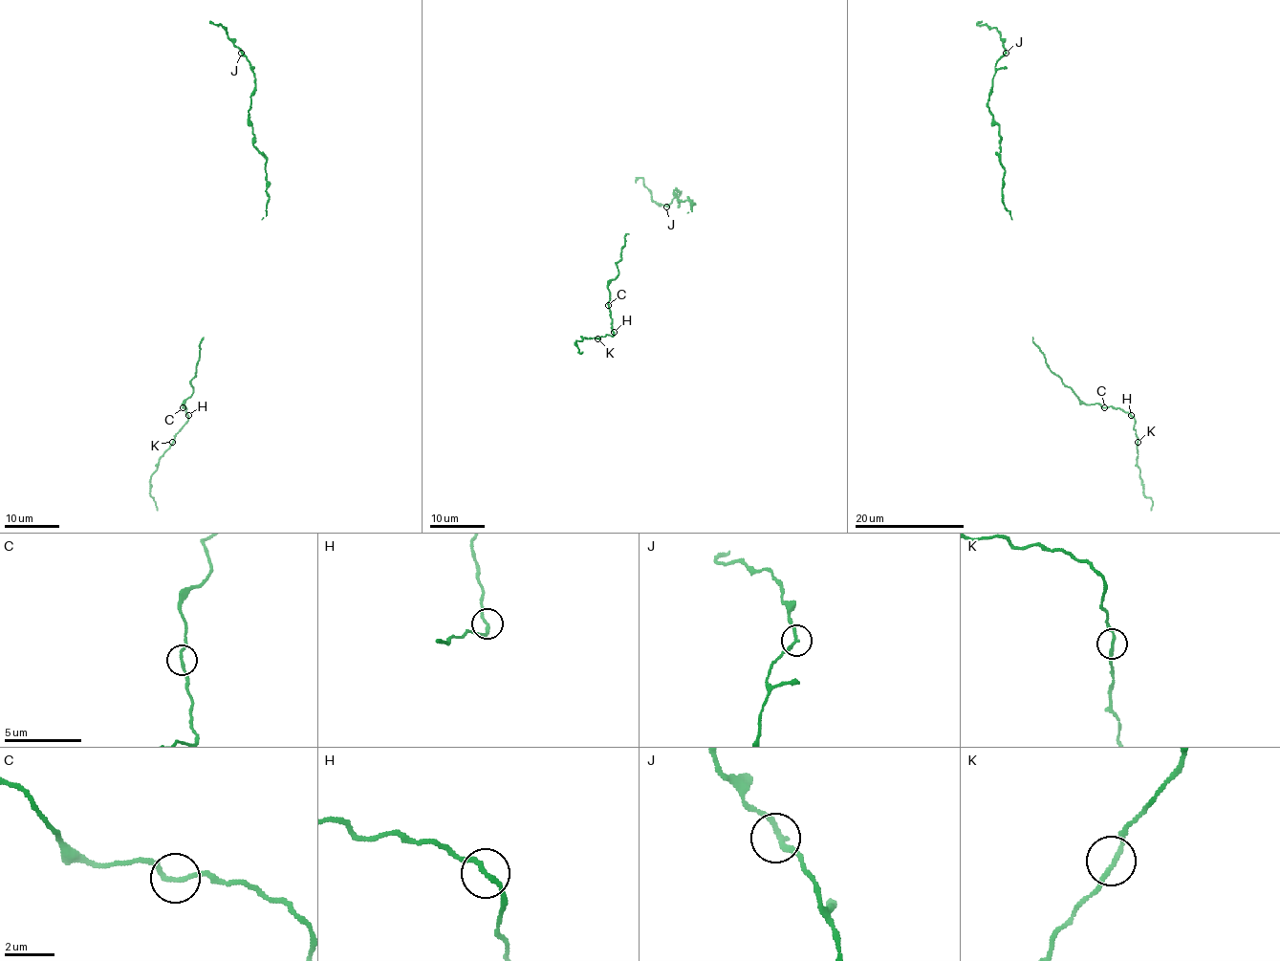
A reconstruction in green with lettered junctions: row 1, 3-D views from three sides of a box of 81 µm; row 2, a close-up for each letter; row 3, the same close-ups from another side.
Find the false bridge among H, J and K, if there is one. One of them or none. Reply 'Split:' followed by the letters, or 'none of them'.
Split: none of them

